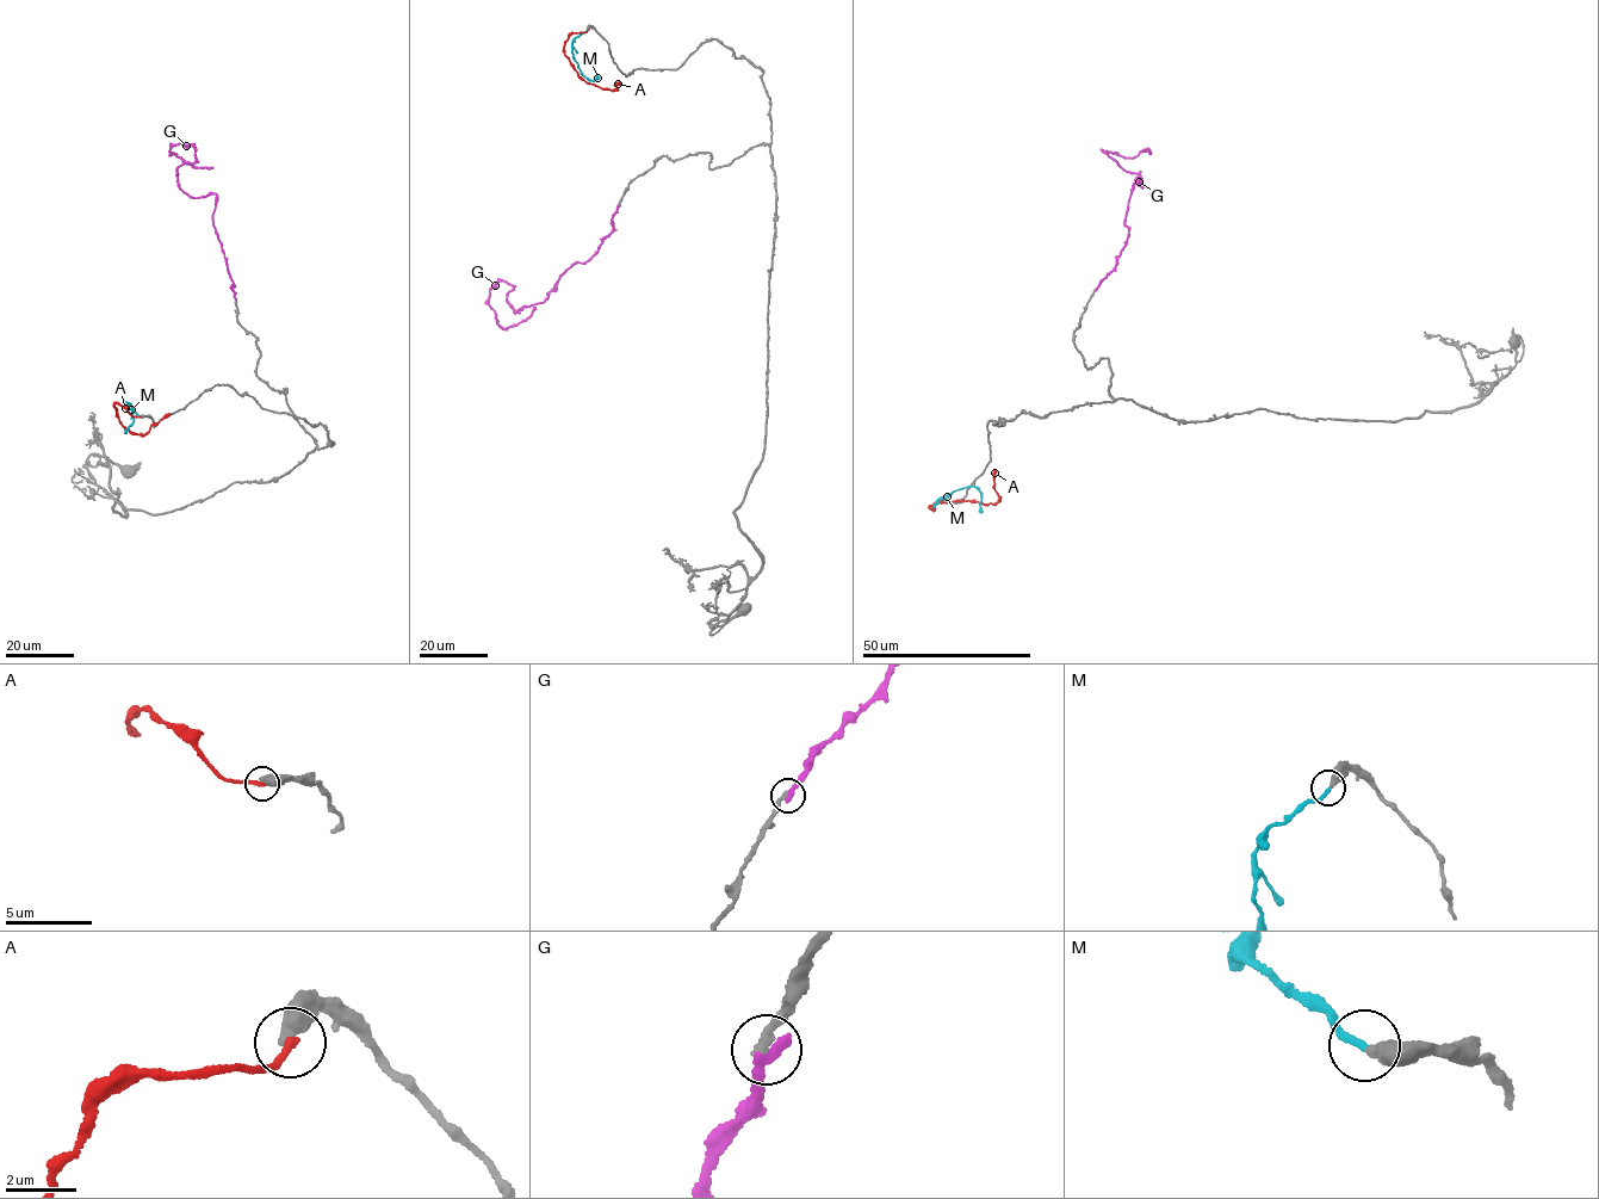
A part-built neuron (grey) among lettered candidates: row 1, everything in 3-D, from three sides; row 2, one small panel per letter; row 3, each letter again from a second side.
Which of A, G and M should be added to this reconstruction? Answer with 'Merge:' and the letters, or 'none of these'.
Merge: G, M

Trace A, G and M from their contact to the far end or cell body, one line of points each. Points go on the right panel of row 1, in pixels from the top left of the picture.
A: (934, 508), (930, 507), (936, 502), (974, 500), (993, 505), (999, 500), (995, 487), (996, 470)
G: (1096, 289), (1127, 241), (1133, 184), (1138, 178), (1144, 185), (1103, 152), (1134, 158), (1151, 153), (1142, 149)
M: (933, 508), (940, 499), (973, 486), (979, 492), (981, 513)

